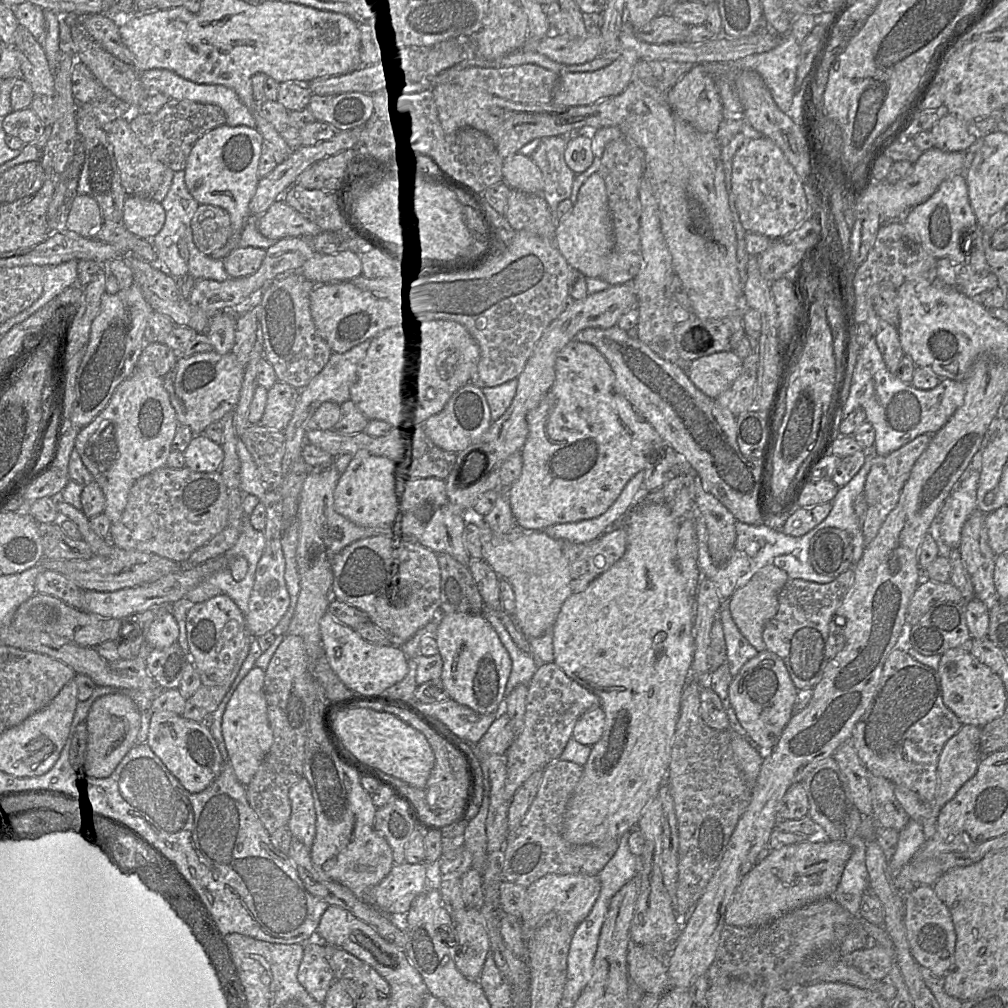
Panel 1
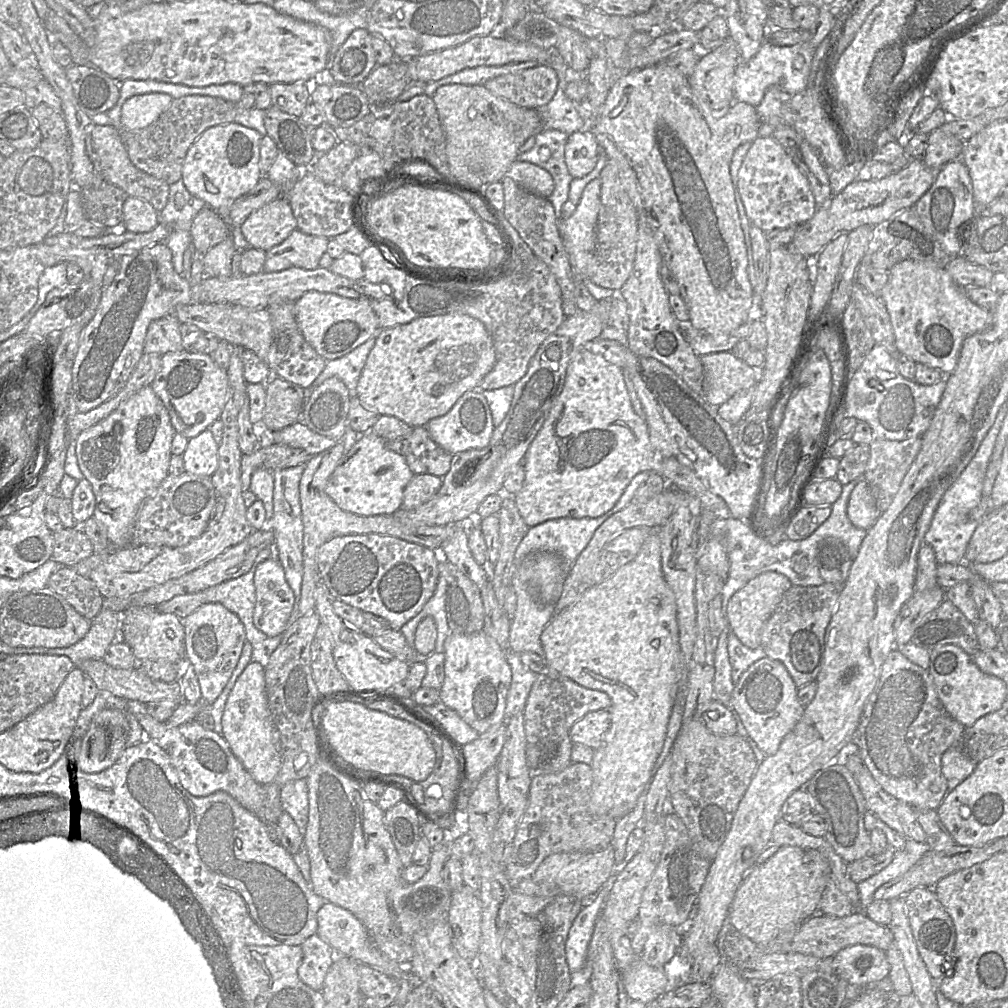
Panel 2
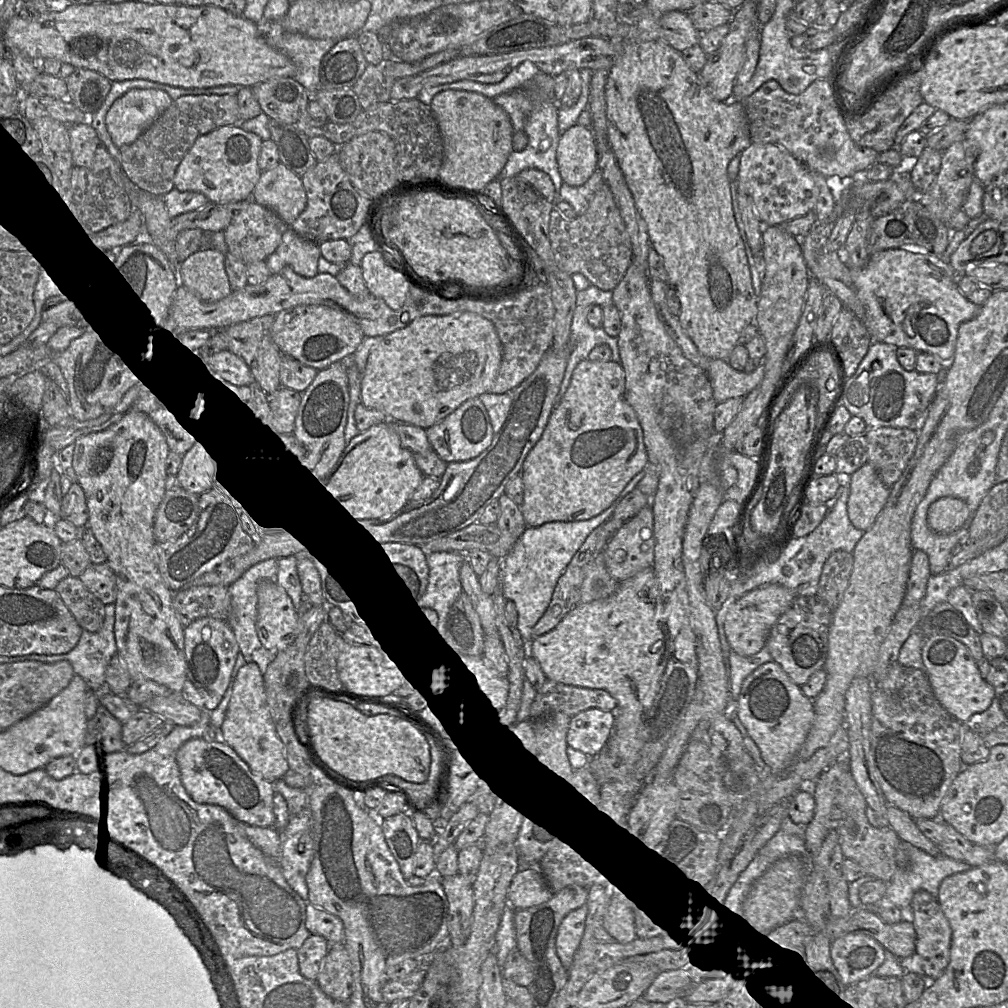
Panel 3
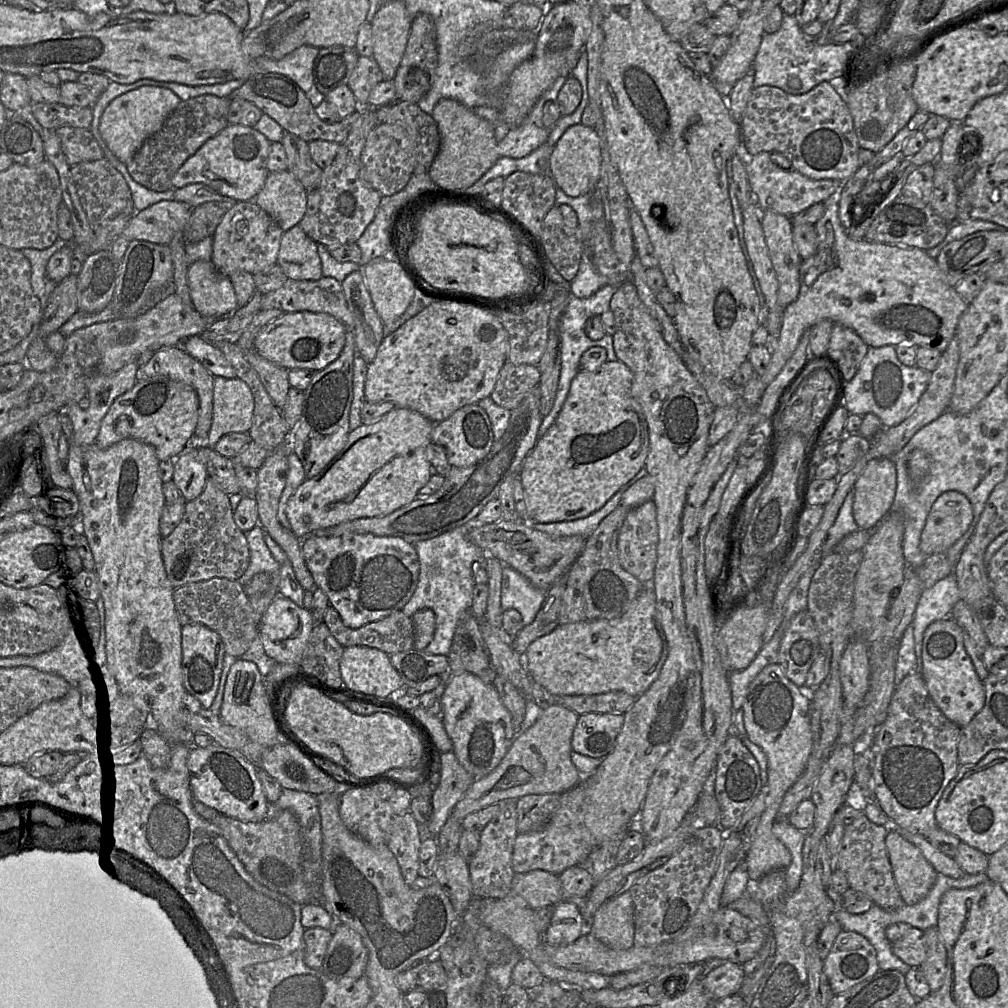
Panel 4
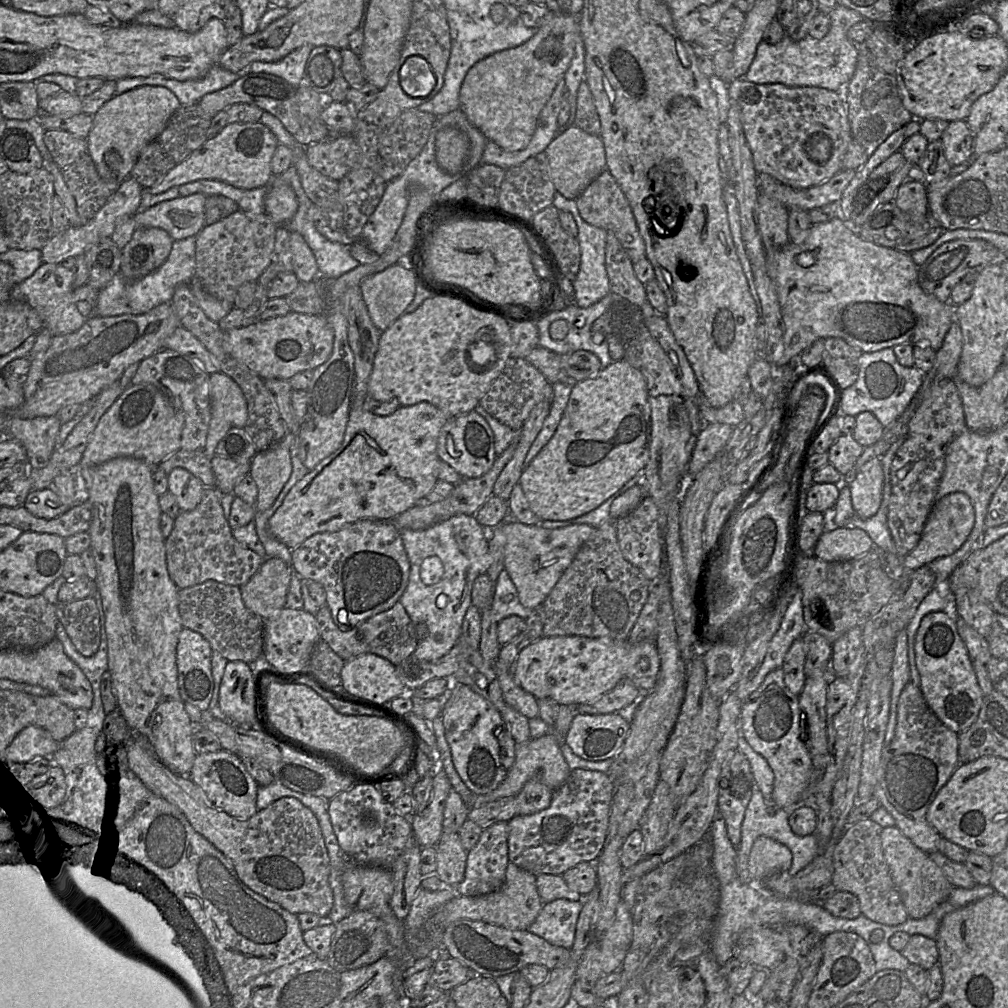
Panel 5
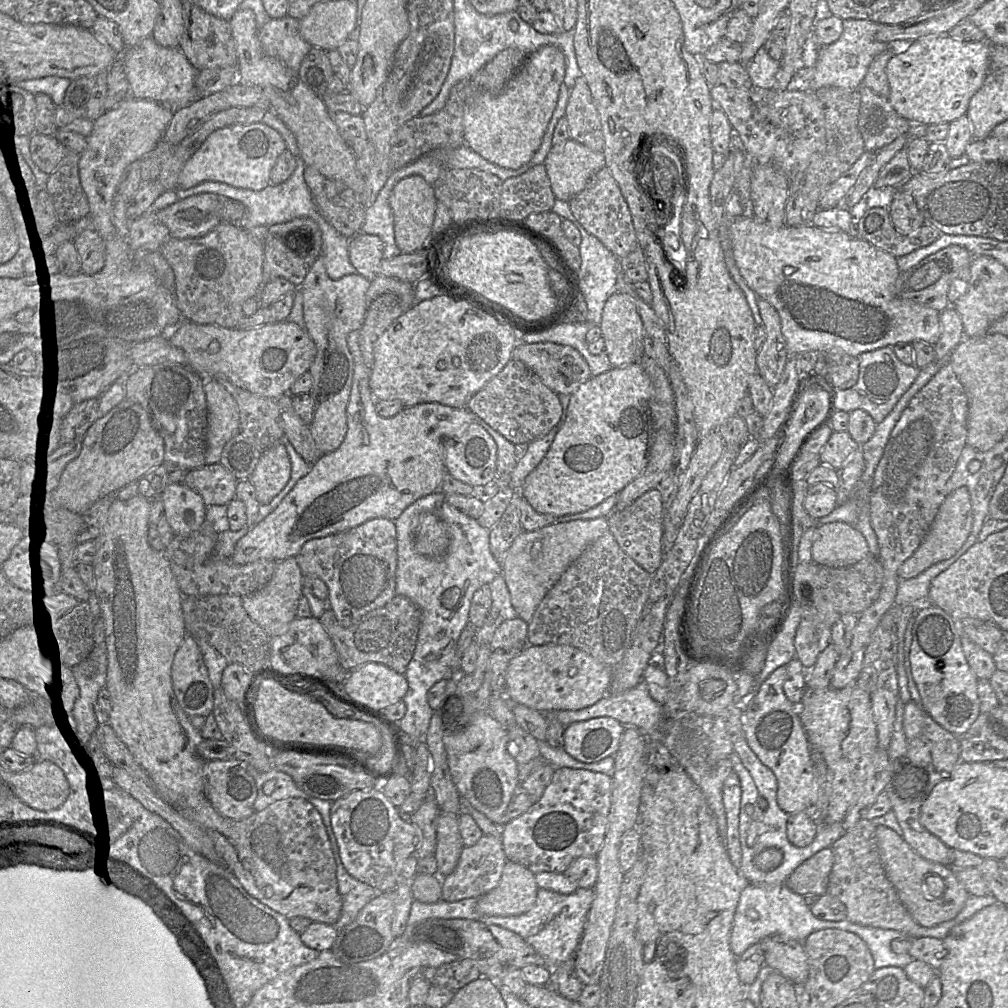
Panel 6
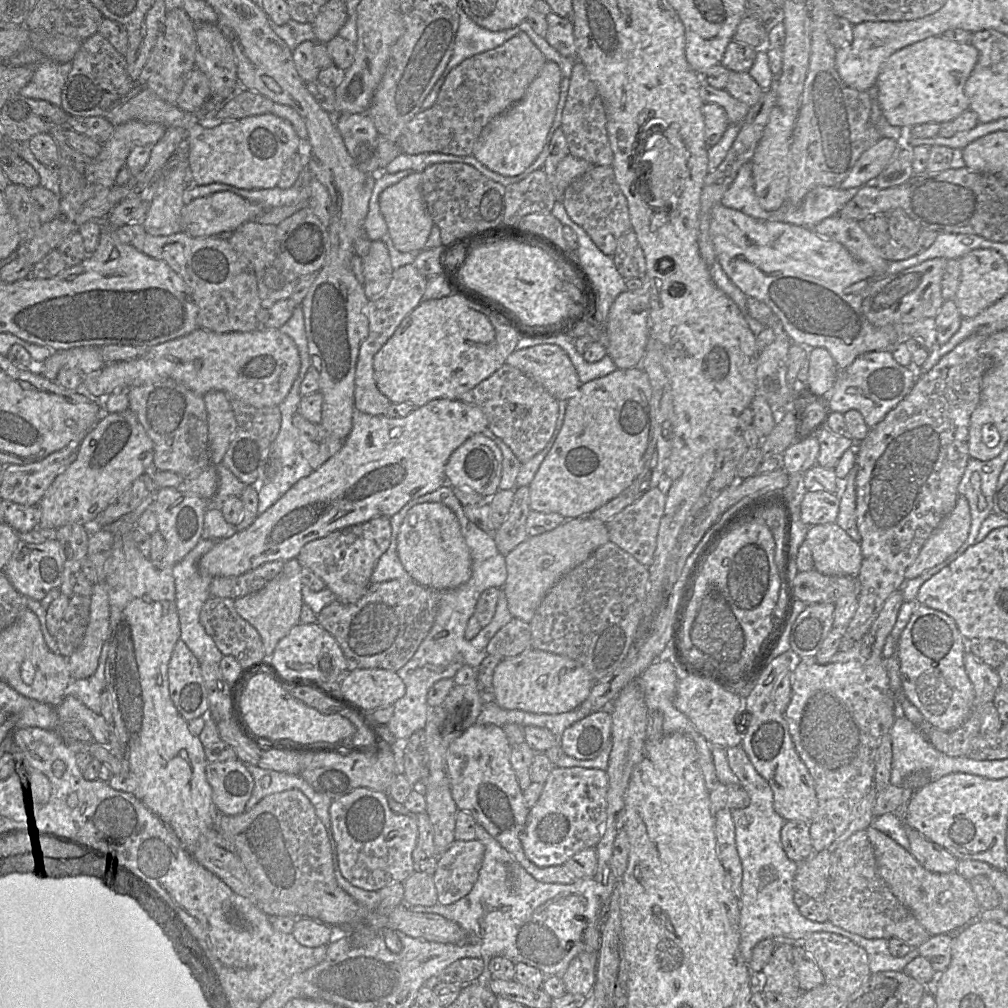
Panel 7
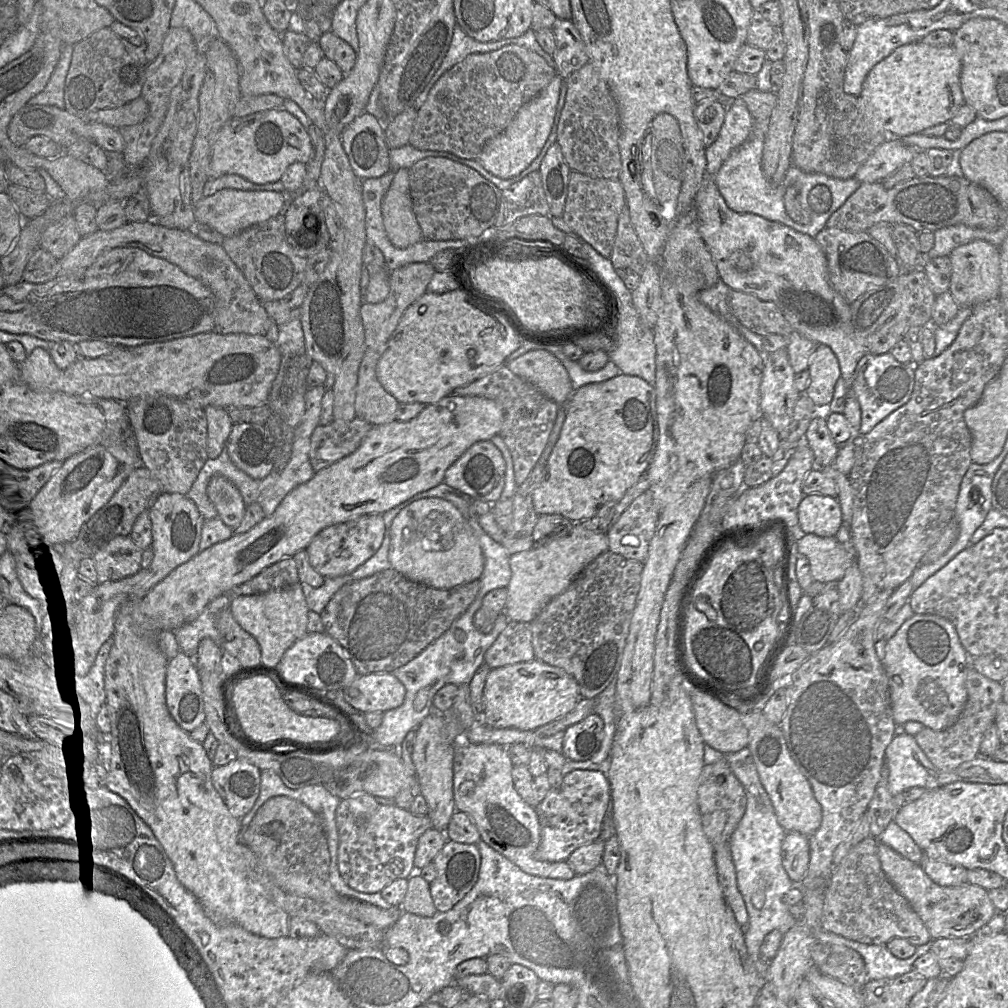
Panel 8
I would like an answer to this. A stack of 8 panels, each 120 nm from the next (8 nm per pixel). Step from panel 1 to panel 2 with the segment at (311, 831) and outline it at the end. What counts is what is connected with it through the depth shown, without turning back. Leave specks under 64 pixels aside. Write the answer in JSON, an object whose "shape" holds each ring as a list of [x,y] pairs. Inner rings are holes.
{"shape":[[[307,780],[290,781],[283,785],[280,791],[280,800],[283,810],[292,817],[299,830],[304,832],[309,815]]]}

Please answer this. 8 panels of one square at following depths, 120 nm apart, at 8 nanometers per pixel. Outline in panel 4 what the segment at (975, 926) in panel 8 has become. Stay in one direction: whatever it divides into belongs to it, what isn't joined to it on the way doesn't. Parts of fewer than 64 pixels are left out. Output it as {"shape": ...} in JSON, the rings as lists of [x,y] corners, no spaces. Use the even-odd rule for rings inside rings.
{"shape":[[[890,829],[885,838],[895,883],[906,905],[922,900],[934,885],[938,872],[915,845]]]}

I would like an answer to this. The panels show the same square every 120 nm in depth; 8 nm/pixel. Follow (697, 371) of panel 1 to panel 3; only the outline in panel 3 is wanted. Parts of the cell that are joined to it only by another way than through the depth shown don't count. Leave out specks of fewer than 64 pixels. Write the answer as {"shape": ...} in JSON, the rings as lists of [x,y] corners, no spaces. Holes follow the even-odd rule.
{"shape":[[[711,359],[707,371],[713,397],[717,403],[731,398],[744,398],[755,389],[764,377],[764,364],[753,372],[737,371],[727,360]]]}

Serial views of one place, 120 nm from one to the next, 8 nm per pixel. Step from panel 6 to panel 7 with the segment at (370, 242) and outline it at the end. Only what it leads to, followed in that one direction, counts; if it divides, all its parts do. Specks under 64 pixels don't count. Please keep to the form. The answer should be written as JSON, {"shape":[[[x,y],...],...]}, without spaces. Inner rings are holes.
{"shape":[[[380,240],[372,241],[362,265],[365,294],[369,300],[377,299],[386,291],[394,270],[387,246]]]}

